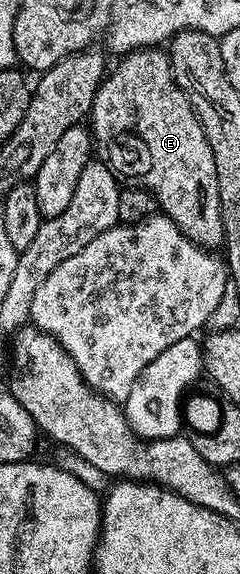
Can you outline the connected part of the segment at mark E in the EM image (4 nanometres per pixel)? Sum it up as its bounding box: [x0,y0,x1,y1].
[89,48,223,251]

